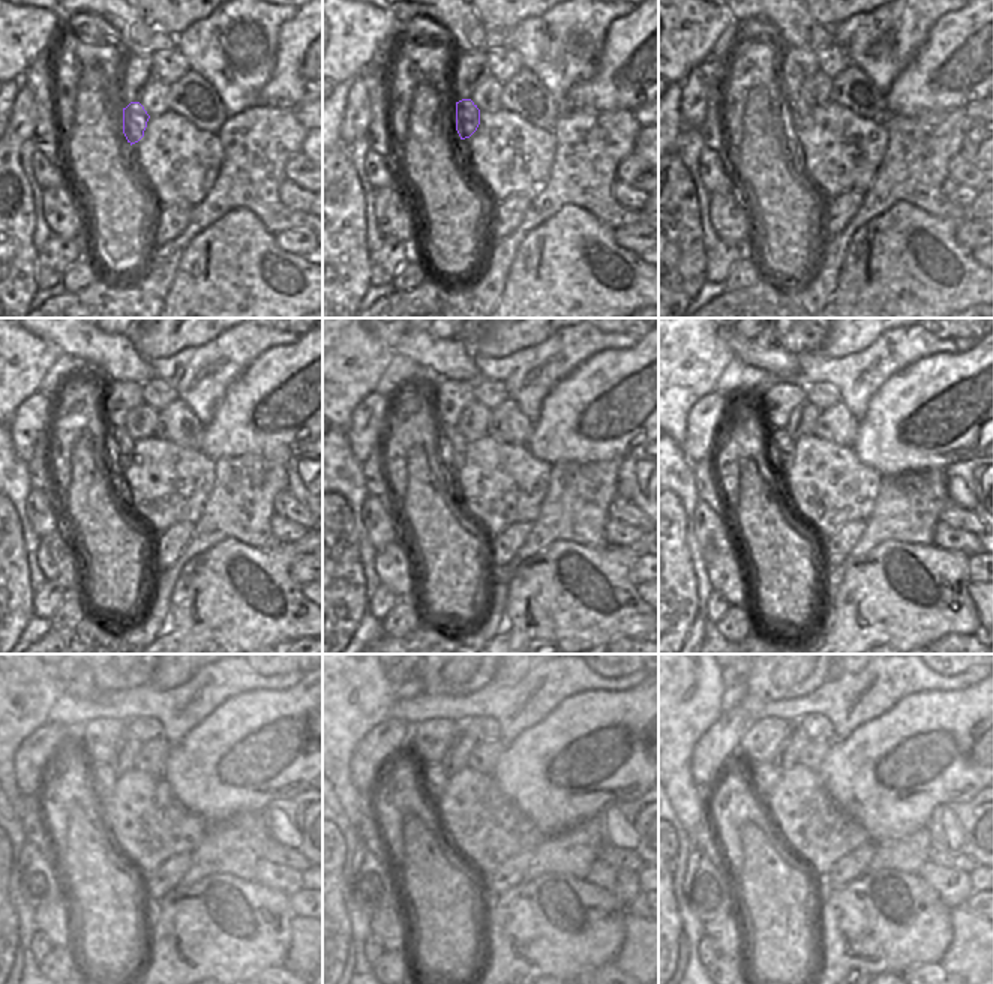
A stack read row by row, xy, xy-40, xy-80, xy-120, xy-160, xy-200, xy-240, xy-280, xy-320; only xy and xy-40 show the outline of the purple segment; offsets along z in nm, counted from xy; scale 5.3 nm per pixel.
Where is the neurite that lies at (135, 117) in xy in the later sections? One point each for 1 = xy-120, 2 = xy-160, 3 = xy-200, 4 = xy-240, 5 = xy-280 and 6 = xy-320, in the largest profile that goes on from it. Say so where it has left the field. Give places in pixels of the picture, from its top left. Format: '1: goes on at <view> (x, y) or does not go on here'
1: goes on at xy-120 (117, 446)
2: goes on at xy-160 (452, 446)
3: goes on at xy-200 (783, 447)
4: goes on at xy-240 (102, 779)
5: goes on at xy-280 (435, 779)
6: goes on at xy-320 (764, 774)

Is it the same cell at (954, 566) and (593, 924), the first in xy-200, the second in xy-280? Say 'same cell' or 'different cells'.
same cell

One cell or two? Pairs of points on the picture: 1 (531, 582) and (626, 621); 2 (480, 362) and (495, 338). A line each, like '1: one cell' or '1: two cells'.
1: one cell
2: two cells

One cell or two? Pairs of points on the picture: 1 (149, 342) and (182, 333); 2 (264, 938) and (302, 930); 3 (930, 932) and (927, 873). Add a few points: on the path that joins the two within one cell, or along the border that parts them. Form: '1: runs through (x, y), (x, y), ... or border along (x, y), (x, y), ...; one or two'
1: runs through (156, 336), (159, 333), (174, 333); one
2: border along (294, 915), (291, 920), (290, 948), (284, 965); two
3: border along (917, 873), (950, 909); two

